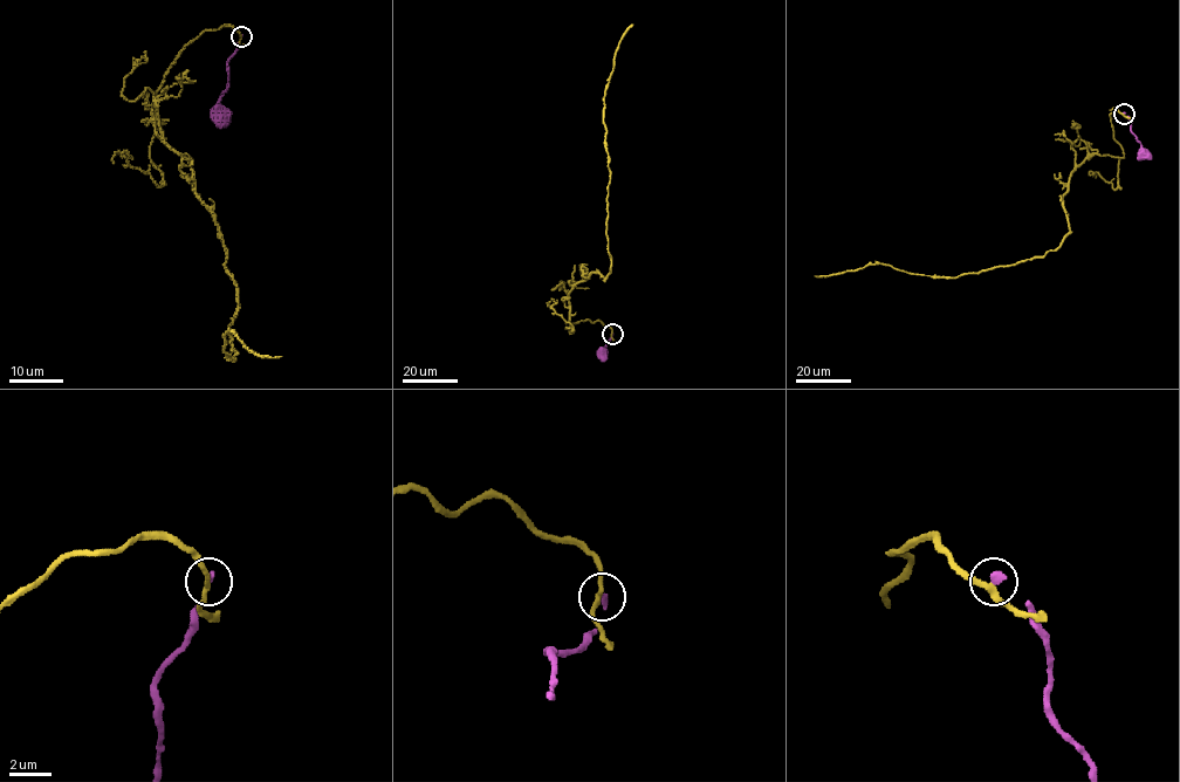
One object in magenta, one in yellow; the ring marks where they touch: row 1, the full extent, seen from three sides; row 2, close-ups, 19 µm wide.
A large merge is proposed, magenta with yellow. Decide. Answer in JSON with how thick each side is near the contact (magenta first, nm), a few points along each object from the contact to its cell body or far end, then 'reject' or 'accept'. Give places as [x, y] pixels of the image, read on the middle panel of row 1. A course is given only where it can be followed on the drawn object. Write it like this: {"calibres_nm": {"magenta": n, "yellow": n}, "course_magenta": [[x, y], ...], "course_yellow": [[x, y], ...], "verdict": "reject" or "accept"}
{"calibres_nm": {"magenta": 280, "yellow": 260}, "course_magenta": [[612, 333], [602, 351], [605, 359]], "course_yellow": [[612, 333], [588, 320], [570, 333], [569, 299], [592, 273], [610, 273], [604, 93], [632, 25]], "verdict": "reject"}

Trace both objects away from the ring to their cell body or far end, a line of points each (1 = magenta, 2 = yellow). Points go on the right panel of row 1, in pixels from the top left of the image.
1: (1123, 114), (1150, 159)
2: (1123, 114), (1110, 115), (1123, 156), (1072, 170), (1069, 233), (1043, 256), (955, 278), (883, 265), (815, 276)

